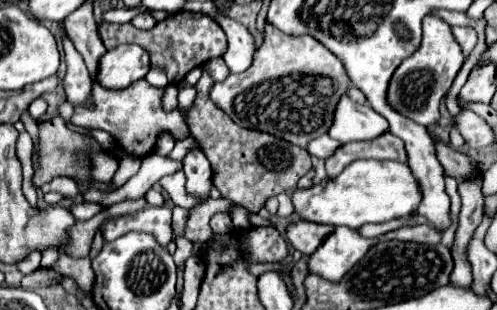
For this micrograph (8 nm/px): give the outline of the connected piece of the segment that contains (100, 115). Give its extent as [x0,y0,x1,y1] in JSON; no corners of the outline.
[72,79,188,157]

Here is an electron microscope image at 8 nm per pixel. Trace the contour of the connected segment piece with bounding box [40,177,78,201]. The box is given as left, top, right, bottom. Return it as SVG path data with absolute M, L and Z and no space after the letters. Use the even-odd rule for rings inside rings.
M58 177L58 179L52 179L50 183L42 185L40 187L42 191L58 191L64 195L64 199L72 201L78 197L78 185L74 179L68 179L68 177Z

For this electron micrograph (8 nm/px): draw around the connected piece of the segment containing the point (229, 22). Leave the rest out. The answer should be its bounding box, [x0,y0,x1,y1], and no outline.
[184,1,258,73]

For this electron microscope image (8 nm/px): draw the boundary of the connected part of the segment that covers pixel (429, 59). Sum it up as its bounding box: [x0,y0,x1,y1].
[386,17,464,127]

